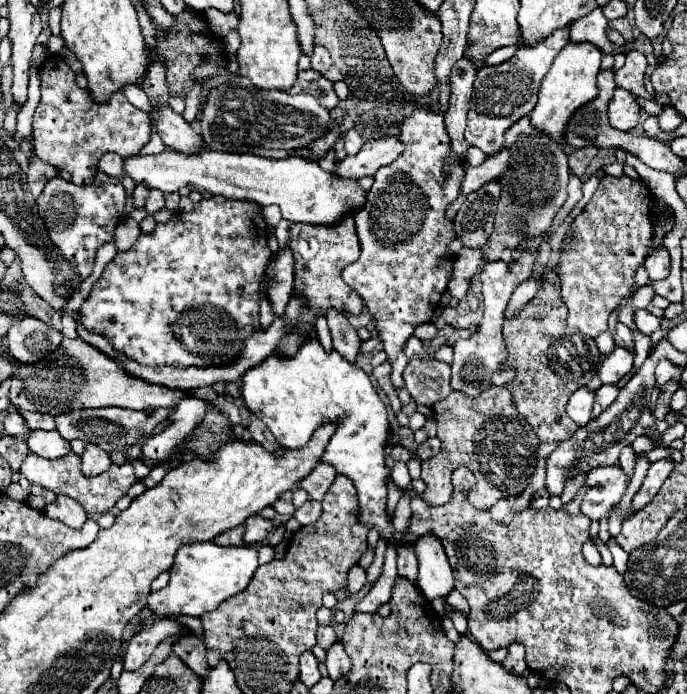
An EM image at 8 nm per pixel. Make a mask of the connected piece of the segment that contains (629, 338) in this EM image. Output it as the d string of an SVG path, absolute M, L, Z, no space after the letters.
M617 323L617 333L613 335L613 341L619 345L619 347L627 347L629 351L635 349L635 343L633 343L633 331L623 325L623 323Z

